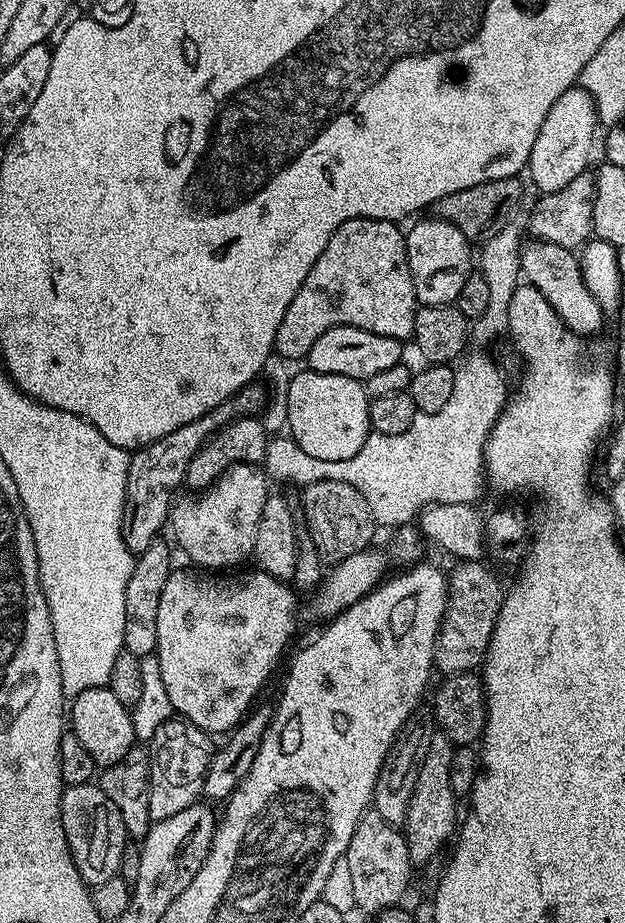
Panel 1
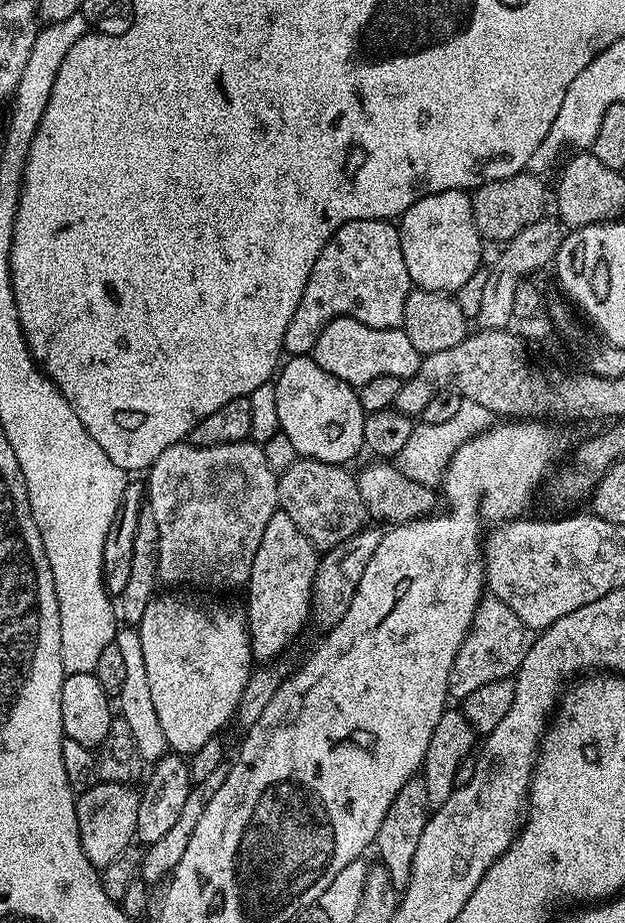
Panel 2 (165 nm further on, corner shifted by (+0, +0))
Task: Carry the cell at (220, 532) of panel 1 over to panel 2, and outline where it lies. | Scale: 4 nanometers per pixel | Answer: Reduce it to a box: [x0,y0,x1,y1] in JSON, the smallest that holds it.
[146,440,278,589]

